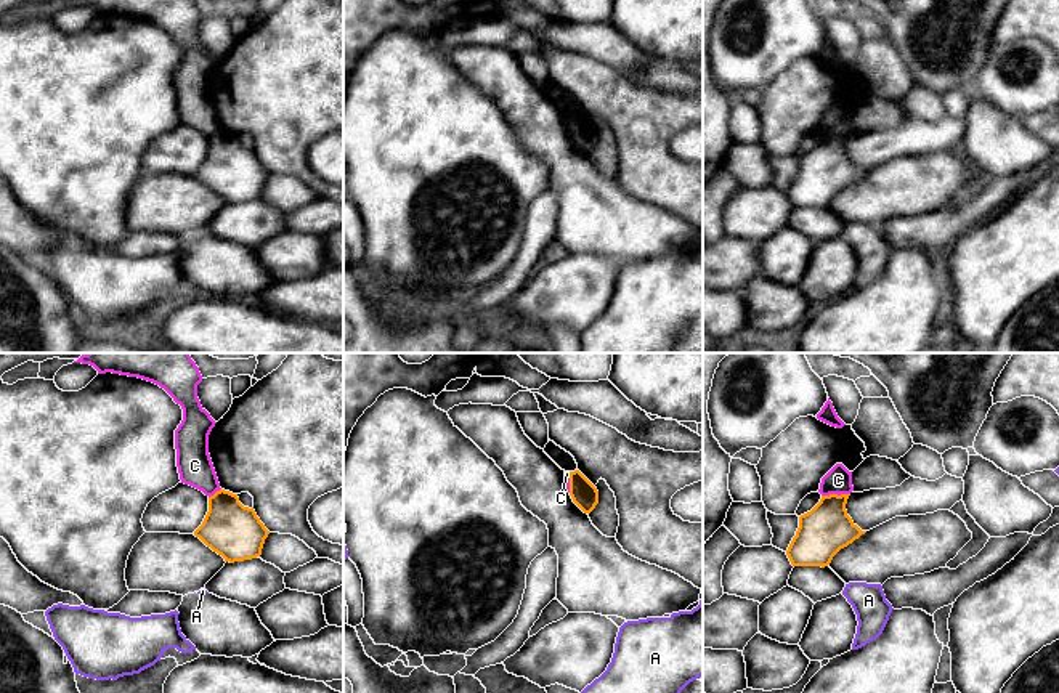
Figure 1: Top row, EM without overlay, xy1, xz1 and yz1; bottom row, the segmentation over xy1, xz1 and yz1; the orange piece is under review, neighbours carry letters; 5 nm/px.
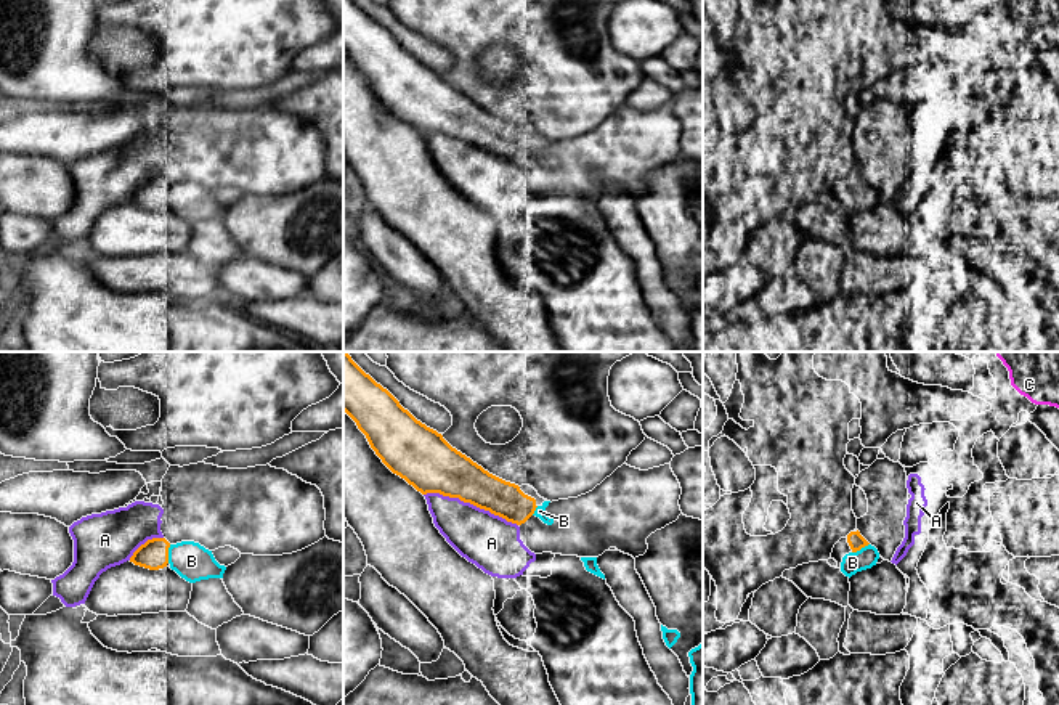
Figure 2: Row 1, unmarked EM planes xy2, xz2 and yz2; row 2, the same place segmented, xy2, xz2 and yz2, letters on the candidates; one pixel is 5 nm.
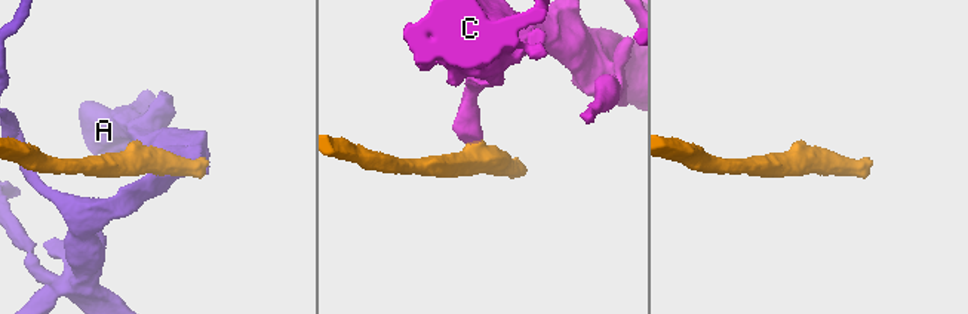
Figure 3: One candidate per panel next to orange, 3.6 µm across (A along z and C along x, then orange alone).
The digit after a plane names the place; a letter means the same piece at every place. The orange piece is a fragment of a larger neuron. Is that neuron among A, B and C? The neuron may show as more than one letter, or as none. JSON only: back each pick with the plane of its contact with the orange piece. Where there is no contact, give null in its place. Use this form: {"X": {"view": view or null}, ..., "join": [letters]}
{"B": {"view": "xy2"}, "join": ["B"]}

